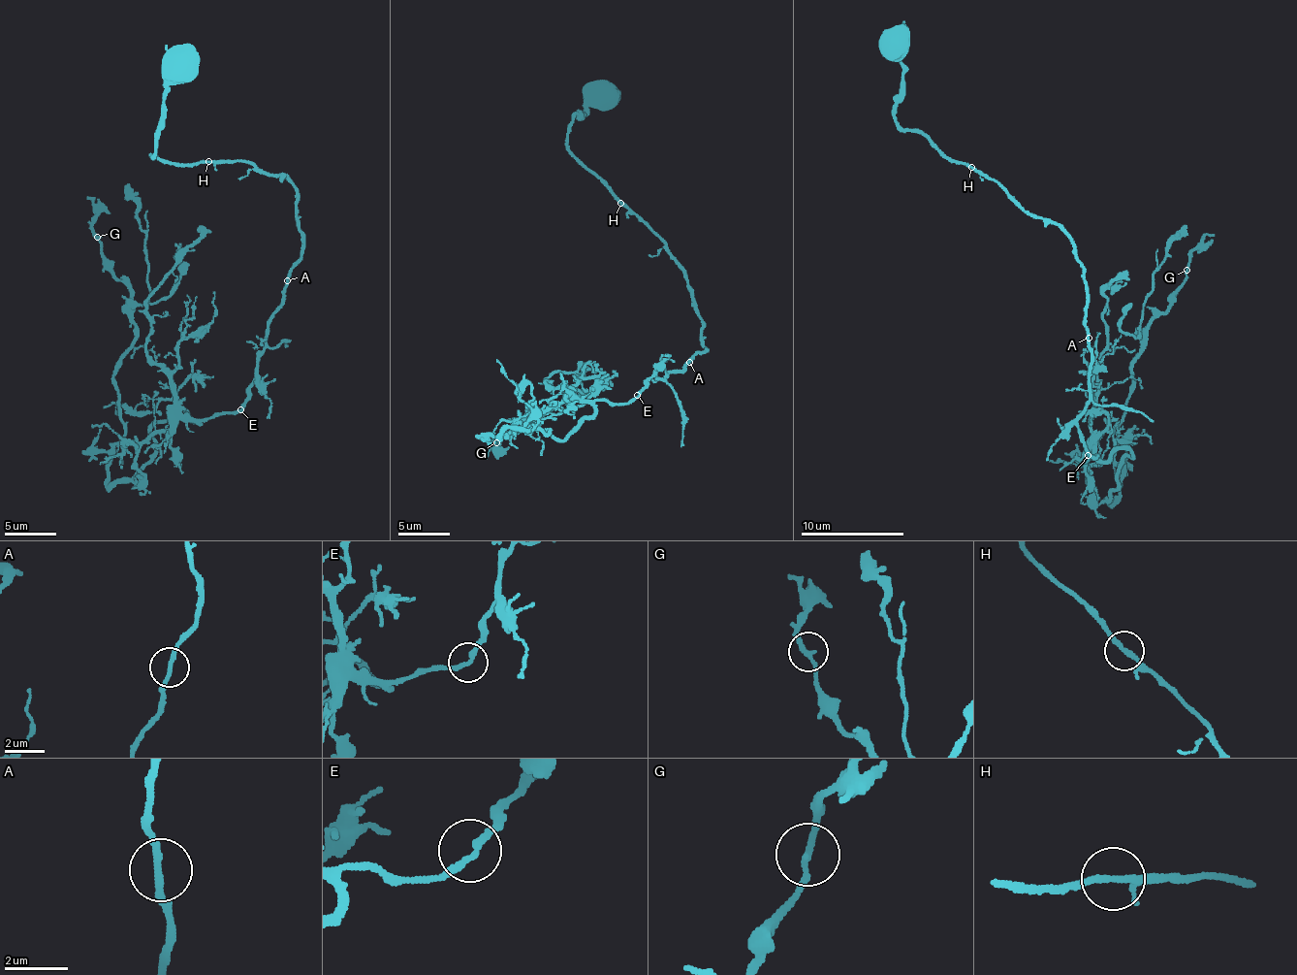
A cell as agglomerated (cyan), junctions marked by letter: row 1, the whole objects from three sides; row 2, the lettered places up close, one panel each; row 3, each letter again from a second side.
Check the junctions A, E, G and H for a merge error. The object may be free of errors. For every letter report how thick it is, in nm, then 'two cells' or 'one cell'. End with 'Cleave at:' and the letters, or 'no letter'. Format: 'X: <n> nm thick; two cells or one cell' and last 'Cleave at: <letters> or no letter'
A: 200 nm thick; one cell
E: 200 nm thick; one cell
G: 200 nm thick; one cell
H: 200 nm thick; one cell
Cleave at: no letter

